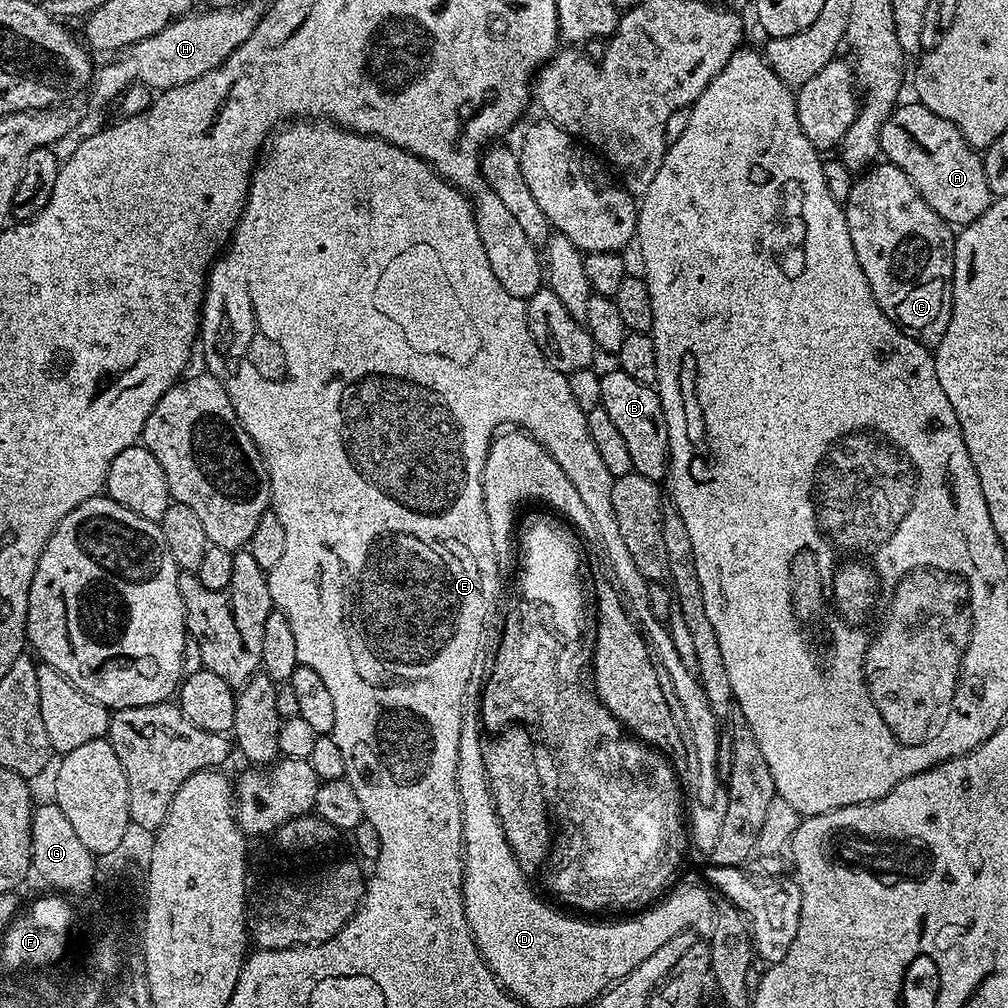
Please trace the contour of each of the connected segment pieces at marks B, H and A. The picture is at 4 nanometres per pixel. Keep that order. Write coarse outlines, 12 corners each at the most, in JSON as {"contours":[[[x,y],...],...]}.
{"contours":[[[605,371],[600,407],[633,472],[663,481],[668,431],[655,387]],[[262,8],[193,11],[92,73],[108,104],[220,68]],[[901,103],[883,159],[947,224],[994,199],[983,155],[954,122]]]}

